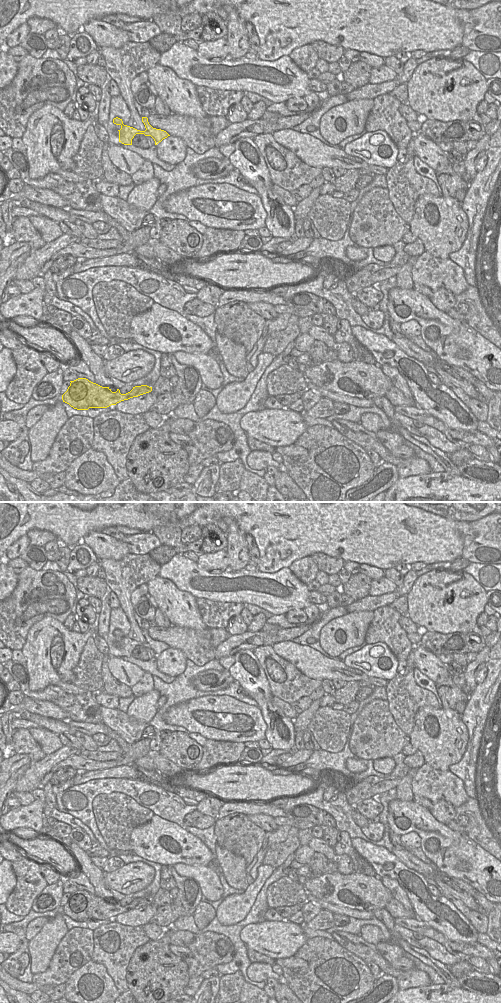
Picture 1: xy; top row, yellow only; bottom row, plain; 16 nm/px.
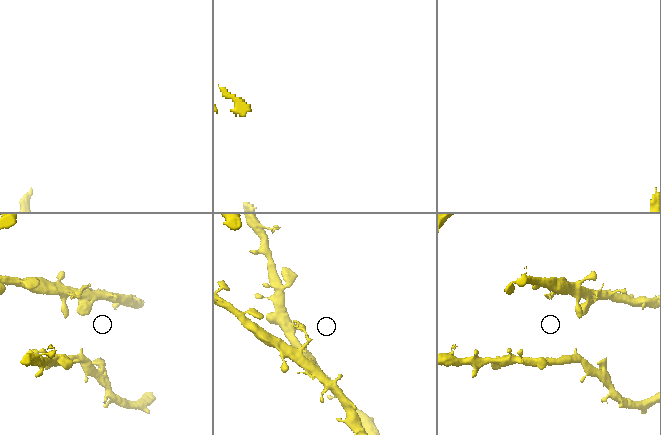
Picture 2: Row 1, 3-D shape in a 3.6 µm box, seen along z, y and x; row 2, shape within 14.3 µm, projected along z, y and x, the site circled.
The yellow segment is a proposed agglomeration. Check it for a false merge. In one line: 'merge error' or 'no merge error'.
no merge error

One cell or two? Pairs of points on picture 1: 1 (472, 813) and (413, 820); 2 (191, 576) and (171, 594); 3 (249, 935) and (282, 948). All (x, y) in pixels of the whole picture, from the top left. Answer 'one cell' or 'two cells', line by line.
1: two cells
2: two cells
3: one cell

